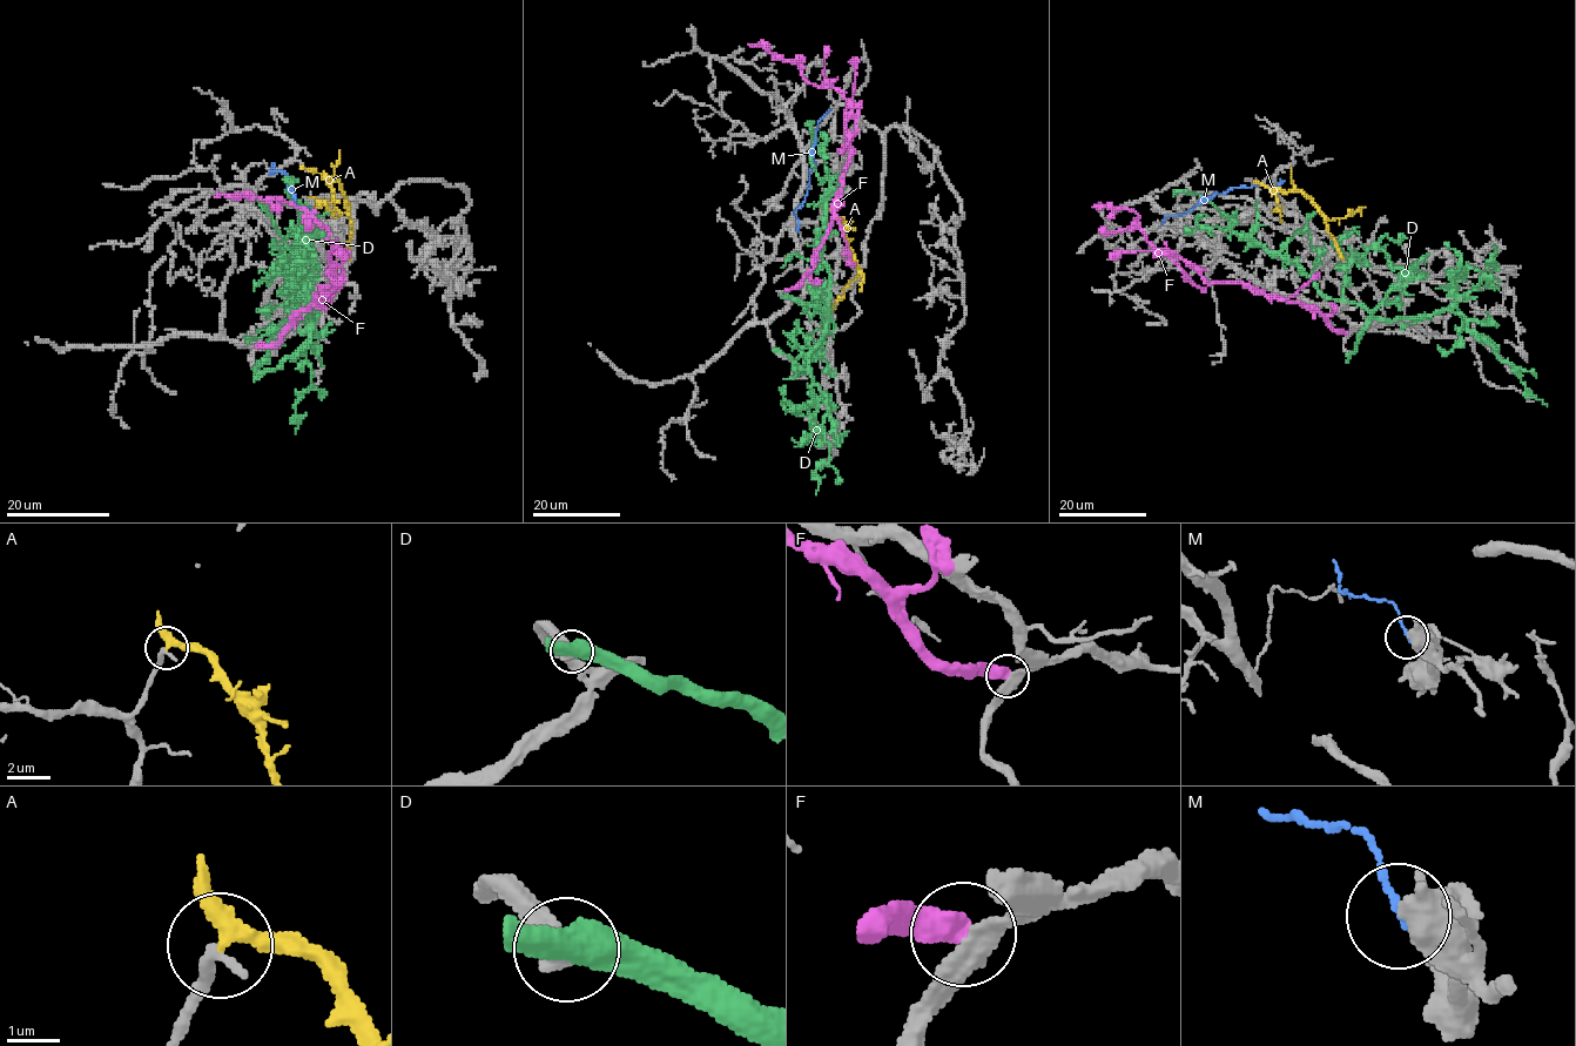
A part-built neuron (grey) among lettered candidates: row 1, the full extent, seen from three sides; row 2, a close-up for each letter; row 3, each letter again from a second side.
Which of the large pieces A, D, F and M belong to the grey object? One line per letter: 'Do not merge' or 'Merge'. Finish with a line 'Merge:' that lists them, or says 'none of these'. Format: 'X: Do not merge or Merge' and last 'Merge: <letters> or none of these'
A: Do not merge
D: Do not merge
F: Do not merge
M: Do not merge
Merge: none of these

